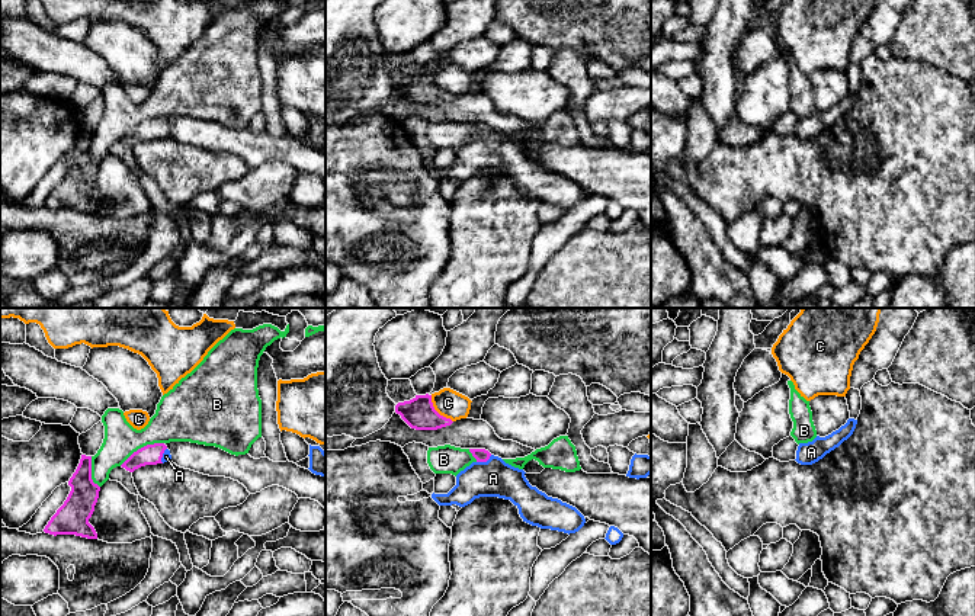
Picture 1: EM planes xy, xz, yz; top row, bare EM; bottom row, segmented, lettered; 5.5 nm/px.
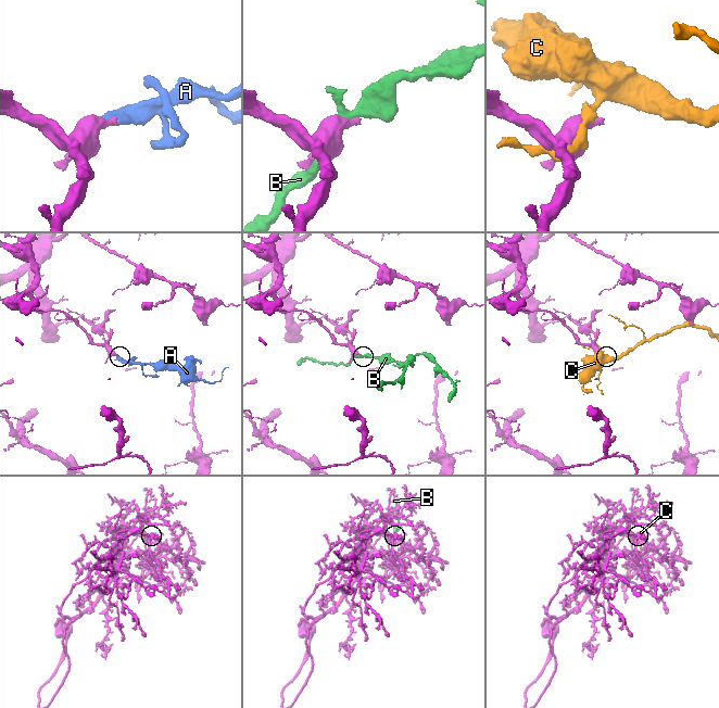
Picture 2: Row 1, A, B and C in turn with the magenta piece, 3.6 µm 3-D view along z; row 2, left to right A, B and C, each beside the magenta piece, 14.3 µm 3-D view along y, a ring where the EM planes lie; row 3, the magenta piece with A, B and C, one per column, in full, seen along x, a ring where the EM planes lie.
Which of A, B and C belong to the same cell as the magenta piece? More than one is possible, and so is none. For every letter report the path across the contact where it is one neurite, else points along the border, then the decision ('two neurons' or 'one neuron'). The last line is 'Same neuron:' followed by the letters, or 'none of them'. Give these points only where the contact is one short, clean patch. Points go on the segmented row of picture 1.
A: runs through xz (481, 455), (484, 461), (493, 478); one neuron
B: two neurons
C: two neurons
Same neuron: A

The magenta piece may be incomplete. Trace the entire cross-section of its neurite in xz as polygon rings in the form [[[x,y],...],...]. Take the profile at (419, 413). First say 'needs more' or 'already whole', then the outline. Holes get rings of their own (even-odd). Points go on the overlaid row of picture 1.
already whole | [[[429,394],[416,395],[410,401],[398,402],[395,413],[416,430],[437,430],[453,423],[434,410],[432,395]]]

